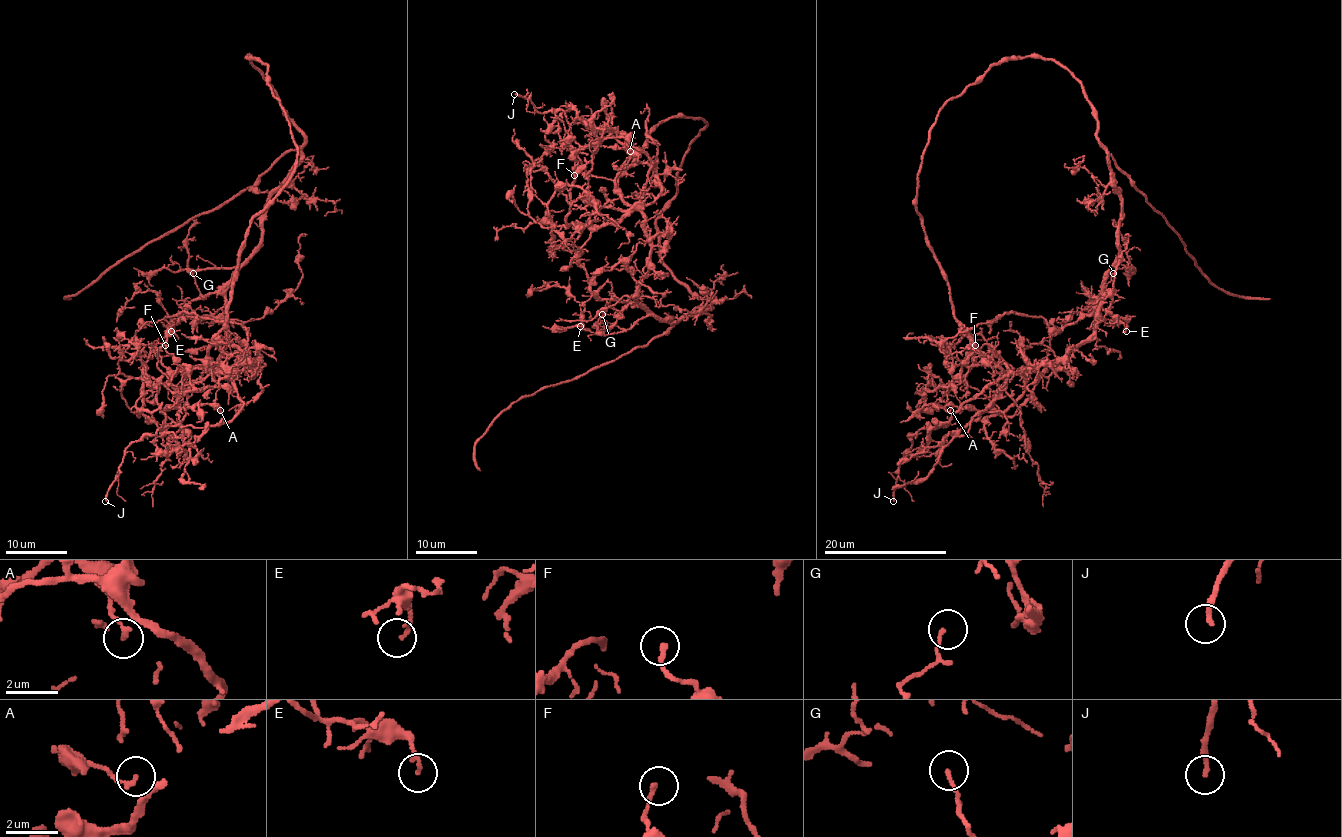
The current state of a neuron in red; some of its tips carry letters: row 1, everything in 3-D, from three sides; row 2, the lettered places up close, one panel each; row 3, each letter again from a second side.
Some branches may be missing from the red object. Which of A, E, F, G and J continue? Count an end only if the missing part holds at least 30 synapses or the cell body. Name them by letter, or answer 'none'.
J

